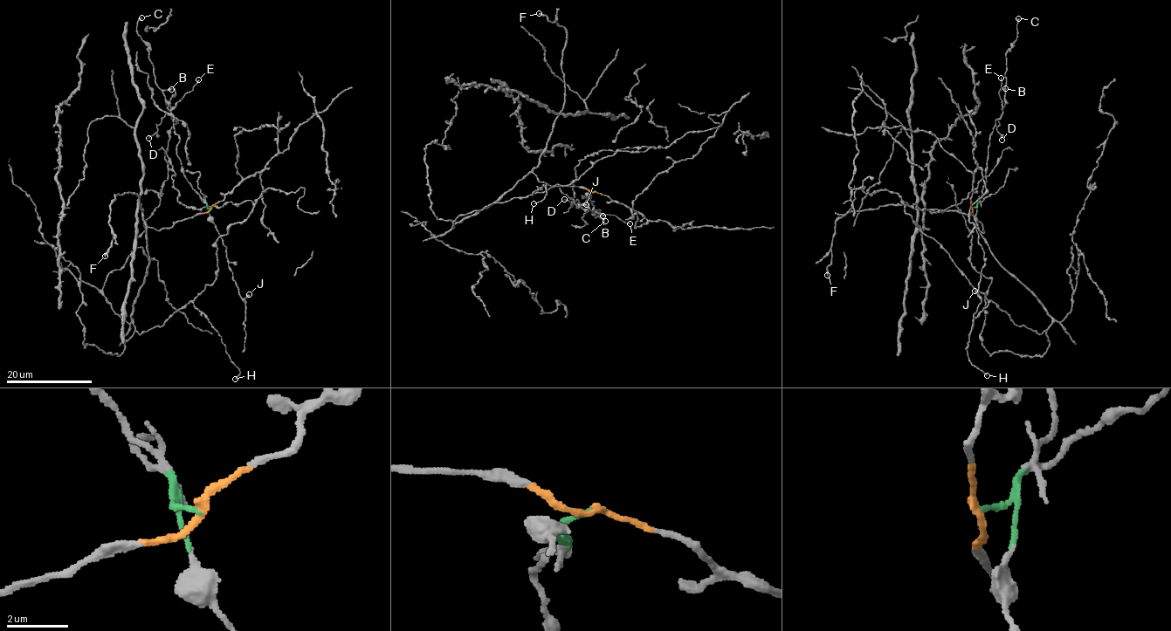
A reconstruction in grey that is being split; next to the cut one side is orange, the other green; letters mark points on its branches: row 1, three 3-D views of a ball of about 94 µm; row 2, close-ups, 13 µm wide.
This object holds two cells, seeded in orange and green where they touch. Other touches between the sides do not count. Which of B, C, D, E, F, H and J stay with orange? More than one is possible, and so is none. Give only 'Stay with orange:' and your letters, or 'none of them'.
Stay with orange: F, H

